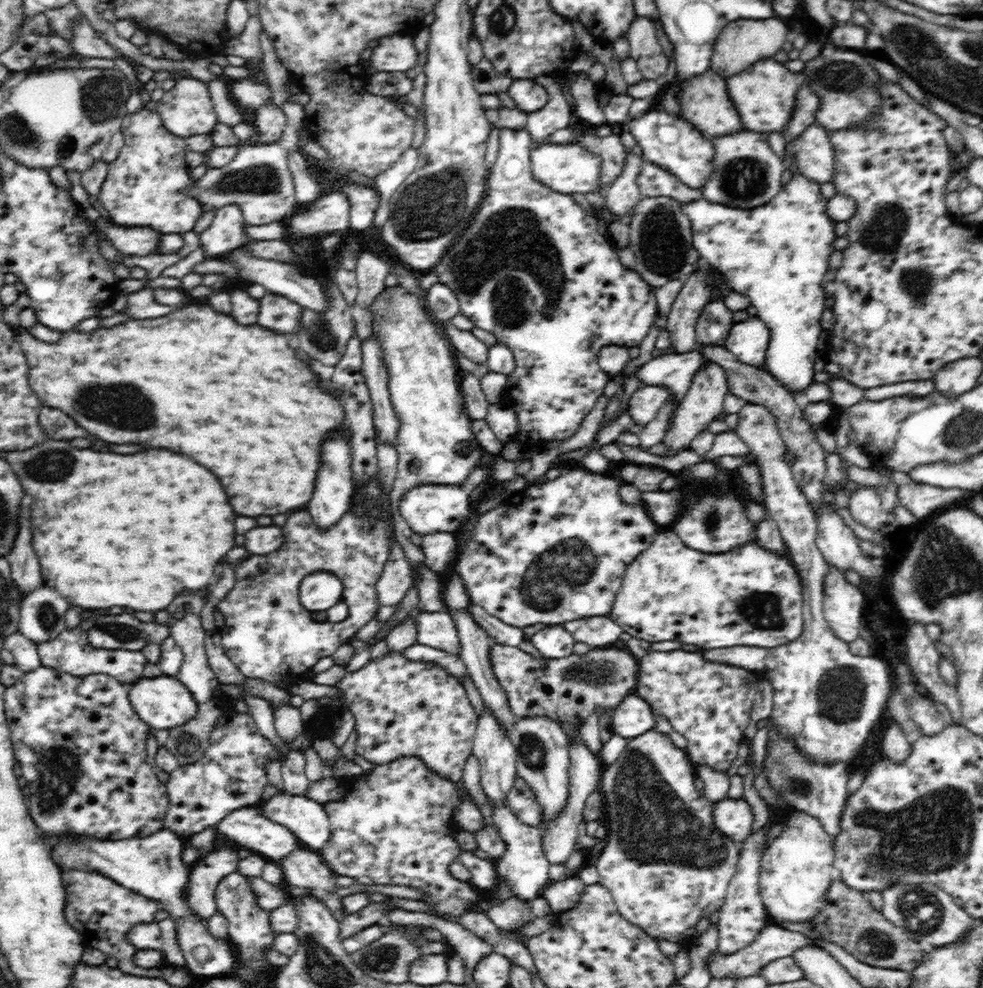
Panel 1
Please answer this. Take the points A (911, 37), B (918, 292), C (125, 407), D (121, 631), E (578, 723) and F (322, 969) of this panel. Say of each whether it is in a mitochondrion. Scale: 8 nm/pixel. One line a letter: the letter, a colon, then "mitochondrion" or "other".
A: mitochondrion
B: mitochondrion
C: mitochondrion
D: mitochondrion
E: other
F: mitochondrion

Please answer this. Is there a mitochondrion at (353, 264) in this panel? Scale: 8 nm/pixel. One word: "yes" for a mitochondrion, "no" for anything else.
no

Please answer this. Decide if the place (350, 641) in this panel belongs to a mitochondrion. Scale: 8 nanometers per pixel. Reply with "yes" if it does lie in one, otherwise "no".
no

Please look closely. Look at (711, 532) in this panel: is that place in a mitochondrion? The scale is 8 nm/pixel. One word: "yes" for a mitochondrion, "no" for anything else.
yes

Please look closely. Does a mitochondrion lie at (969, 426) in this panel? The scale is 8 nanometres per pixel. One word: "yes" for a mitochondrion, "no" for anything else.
yes

